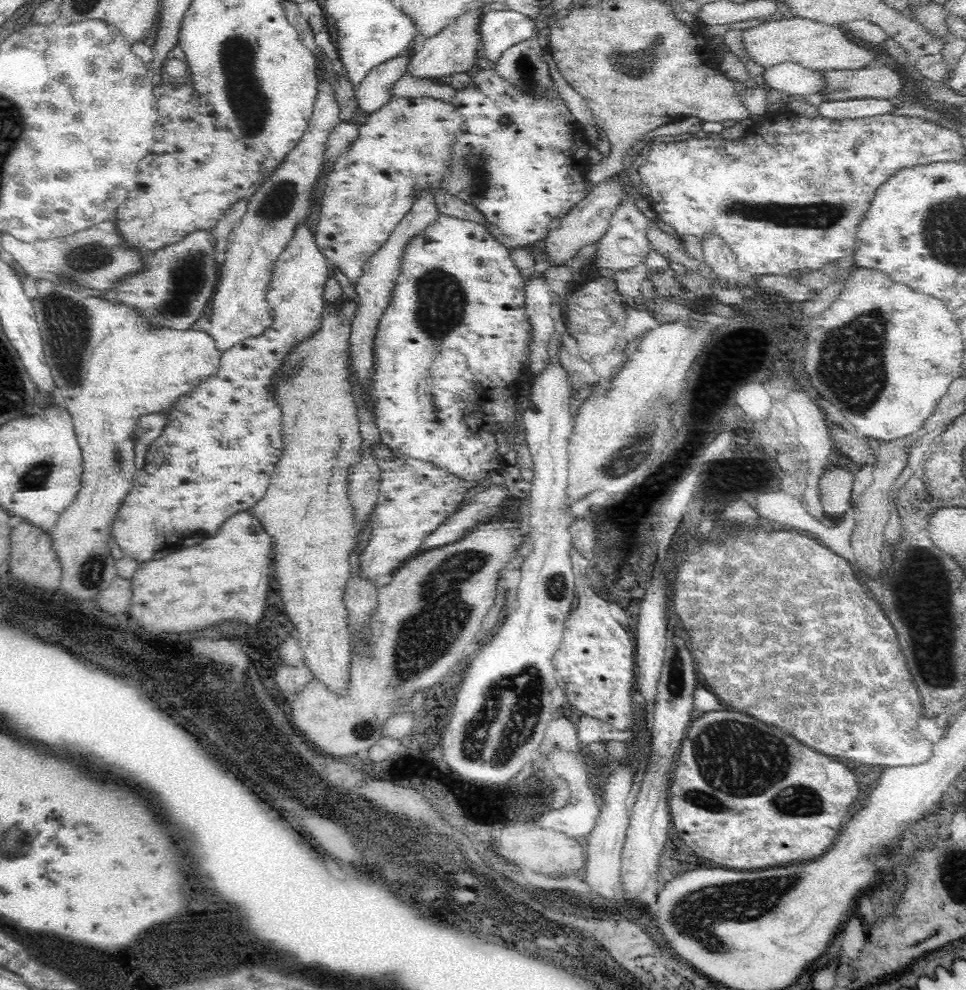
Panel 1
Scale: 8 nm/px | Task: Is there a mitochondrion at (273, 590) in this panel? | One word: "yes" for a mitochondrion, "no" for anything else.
no

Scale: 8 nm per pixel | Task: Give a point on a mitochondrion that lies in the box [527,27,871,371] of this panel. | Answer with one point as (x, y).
(779, 214)

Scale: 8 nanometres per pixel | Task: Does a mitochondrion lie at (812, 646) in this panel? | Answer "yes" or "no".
yes

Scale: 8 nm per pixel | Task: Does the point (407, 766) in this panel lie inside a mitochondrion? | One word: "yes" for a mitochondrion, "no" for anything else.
no

